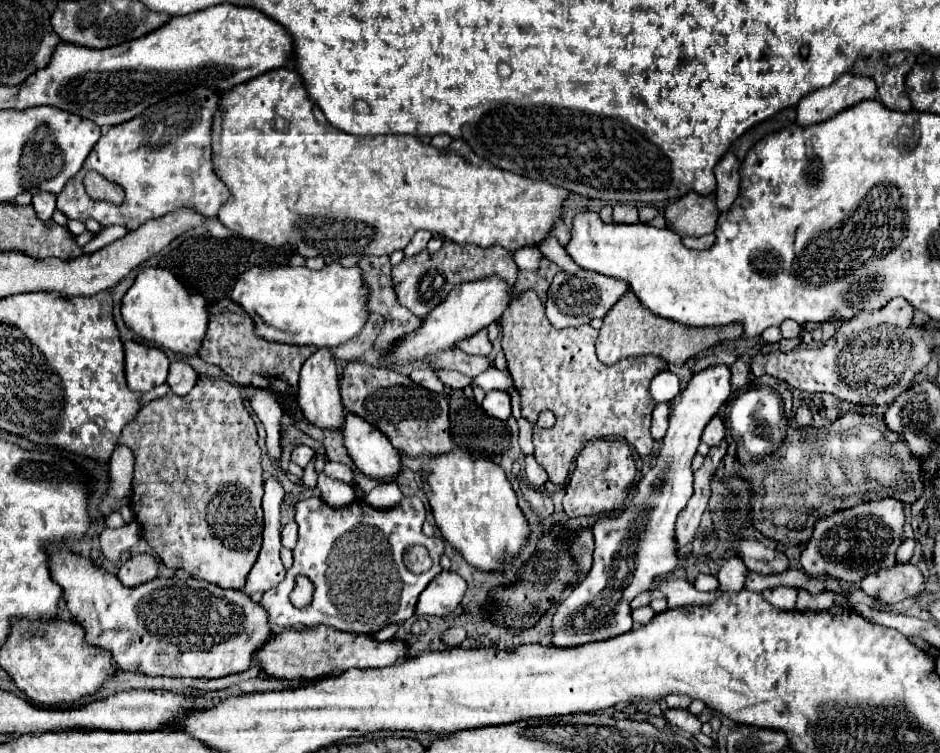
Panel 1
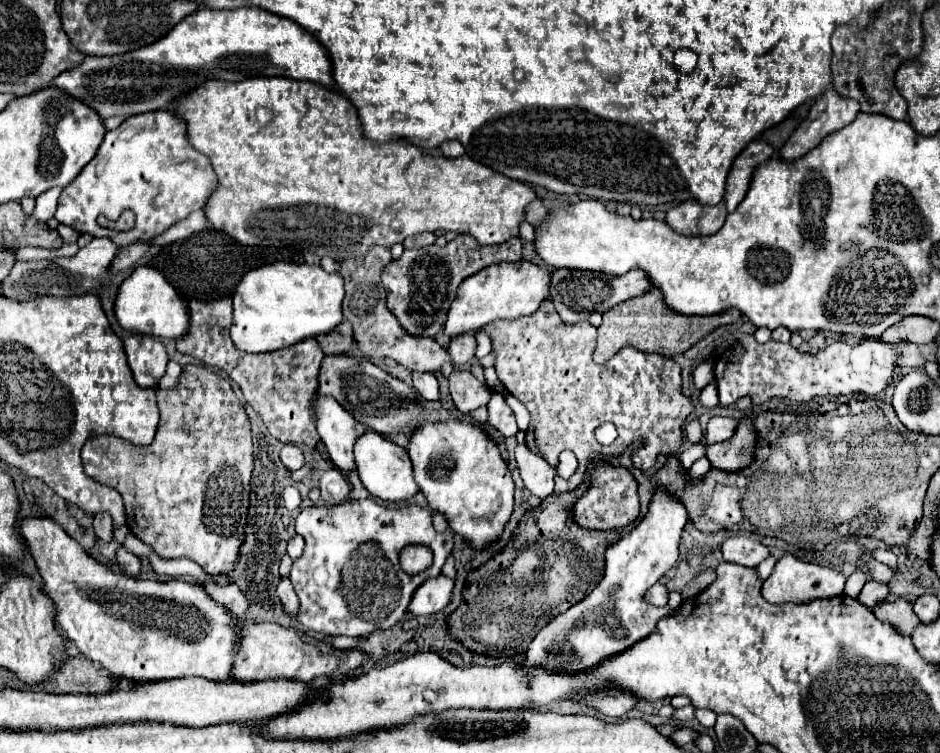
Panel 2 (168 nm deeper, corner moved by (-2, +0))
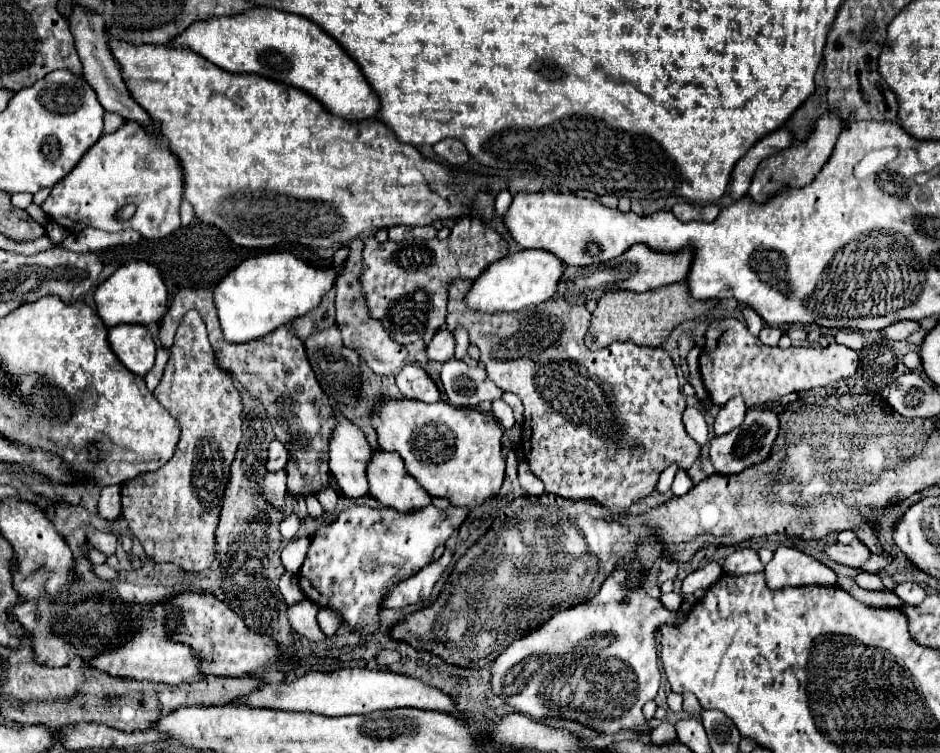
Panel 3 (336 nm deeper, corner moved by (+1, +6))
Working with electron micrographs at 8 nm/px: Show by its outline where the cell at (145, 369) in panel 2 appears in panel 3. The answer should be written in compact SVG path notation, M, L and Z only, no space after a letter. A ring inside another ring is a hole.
M119 324L109 328L109 346L121 364L137 376L145 376L155 362L155 342L151 332L141 324Z

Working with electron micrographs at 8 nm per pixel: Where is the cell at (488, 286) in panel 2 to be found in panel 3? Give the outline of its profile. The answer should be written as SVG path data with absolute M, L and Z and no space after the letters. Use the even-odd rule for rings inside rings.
M519 250L503 260L497 260L487 272L483 272L483 276L473 282L473 288L465 300L469 308L479 312L513 312L527 306L537 306L555 294L555 286L559 284L563 270L563 260L547 250Z

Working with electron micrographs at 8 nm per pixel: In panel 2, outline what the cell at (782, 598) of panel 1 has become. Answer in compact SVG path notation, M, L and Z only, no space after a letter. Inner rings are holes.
M784 556L782 560L776 562L770 578L762 584L762 596L770 604L786 604L786 602L812 602L818 598L834 598L844 594L844 584L846 578L834 570L834 568L824 568L818 564L802 562L794 556Z

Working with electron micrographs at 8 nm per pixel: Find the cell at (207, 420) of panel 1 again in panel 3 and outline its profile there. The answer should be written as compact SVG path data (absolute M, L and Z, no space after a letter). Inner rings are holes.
M191 310L181 318L175 334L175 344L171 348L171 358L165 366L165 374L155 388L155 398L163 408L181 424L181 440L177 444L175 456L159 470L139 474L121 488L123 516L133 532L133 536L145 548L147 558L155 562L173 562L187 572L201 572L211 566L215 558L215 528L219 522L219 510L223 502L225 484L229 478L229 468L235 458L237 446L241 442L241 396L233 386L229 374L215 364L213 348L207 340L205 322L199 312Z

